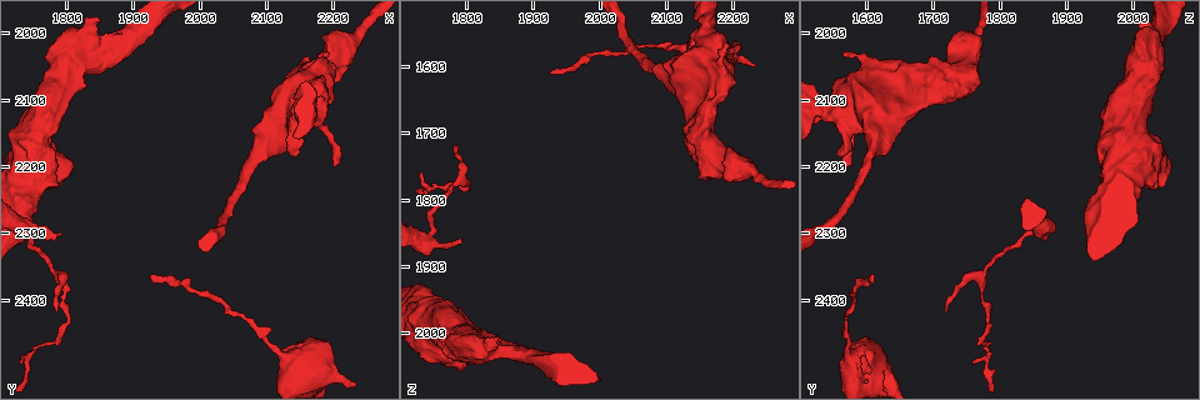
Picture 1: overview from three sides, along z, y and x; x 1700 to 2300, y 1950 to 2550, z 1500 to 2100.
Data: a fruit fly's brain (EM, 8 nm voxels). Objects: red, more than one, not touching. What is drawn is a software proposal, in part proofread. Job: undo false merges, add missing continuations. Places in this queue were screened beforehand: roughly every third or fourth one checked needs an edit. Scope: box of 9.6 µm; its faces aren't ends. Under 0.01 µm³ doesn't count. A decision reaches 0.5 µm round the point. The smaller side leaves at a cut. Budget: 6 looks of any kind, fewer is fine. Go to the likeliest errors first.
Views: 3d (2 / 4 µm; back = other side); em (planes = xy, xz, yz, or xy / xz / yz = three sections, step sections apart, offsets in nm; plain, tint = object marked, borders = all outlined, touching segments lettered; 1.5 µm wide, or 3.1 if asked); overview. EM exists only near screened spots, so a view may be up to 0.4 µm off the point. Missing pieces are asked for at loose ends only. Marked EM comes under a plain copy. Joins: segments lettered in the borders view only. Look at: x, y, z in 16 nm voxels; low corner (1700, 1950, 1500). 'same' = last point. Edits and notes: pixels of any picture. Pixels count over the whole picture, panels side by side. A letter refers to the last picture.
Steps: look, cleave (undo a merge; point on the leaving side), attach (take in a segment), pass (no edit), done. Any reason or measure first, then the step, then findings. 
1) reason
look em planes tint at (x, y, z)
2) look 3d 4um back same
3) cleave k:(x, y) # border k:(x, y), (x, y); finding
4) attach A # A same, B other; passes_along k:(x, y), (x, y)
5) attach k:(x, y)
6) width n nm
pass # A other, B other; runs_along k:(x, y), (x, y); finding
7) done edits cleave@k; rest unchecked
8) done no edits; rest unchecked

an open end
look em xy step 4 borders at (1790, 2305, 1860)

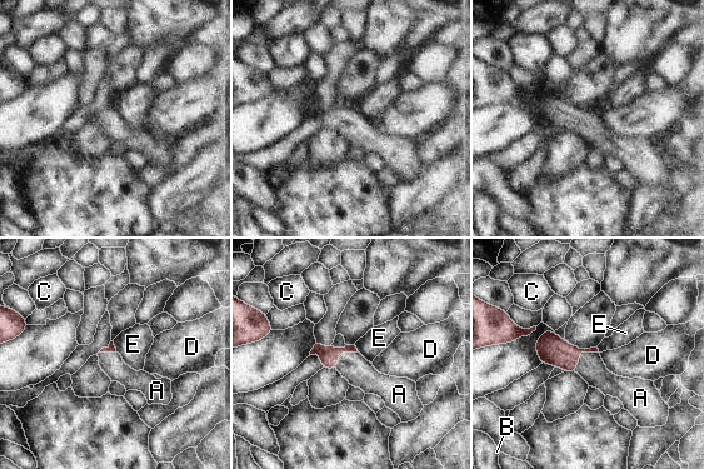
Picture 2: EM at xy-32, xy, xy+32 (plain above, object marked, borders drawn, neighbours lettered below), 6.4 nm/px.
another direction
look em planes borders same

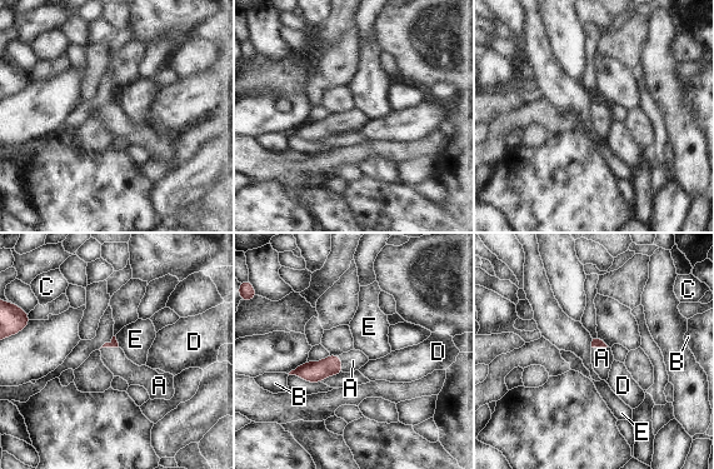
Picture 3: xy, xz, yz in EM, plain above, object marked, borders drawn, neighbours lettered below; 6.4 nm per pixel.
longest_contact A 130 nm
attach A # A same, B other, C other, D other, E other; it goes on there

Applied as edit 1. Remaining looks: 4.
an open end
look em planes tint at (2195, 2030, 1565)

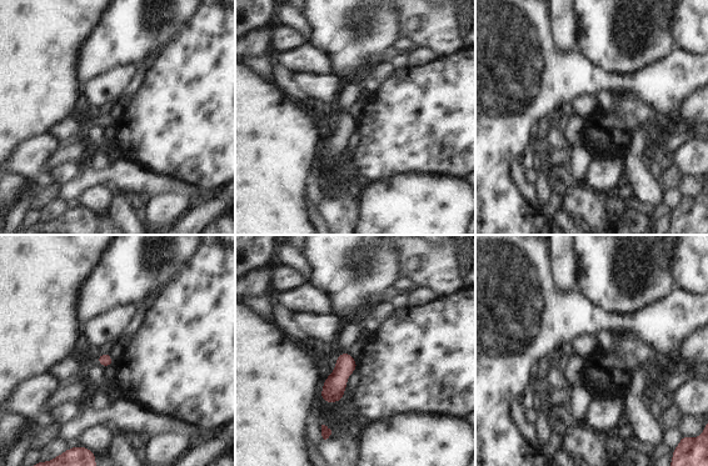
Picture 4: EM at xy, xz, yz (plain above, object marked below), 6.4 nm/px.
what lies round it
look em planes borders same

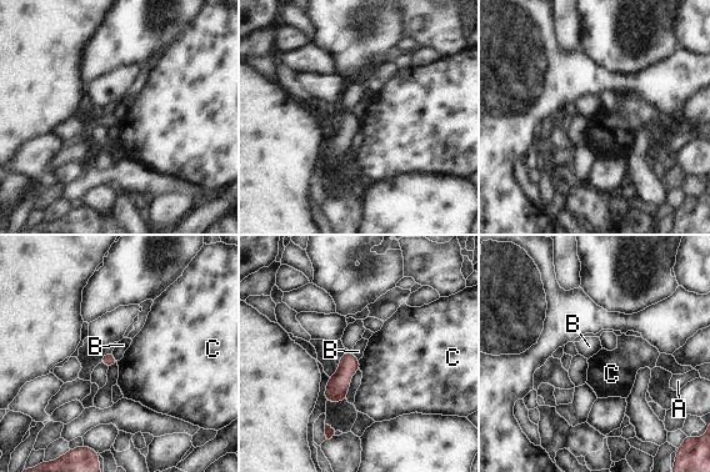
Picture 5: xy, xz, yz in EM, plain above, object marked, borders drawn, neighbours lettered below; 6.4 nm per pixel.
pass # A other, B other, C other; border 5:(111, 352), (118, 360); no lettered segment goes on from it

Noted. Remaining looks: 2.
done edits attach@3; rest unchecked

